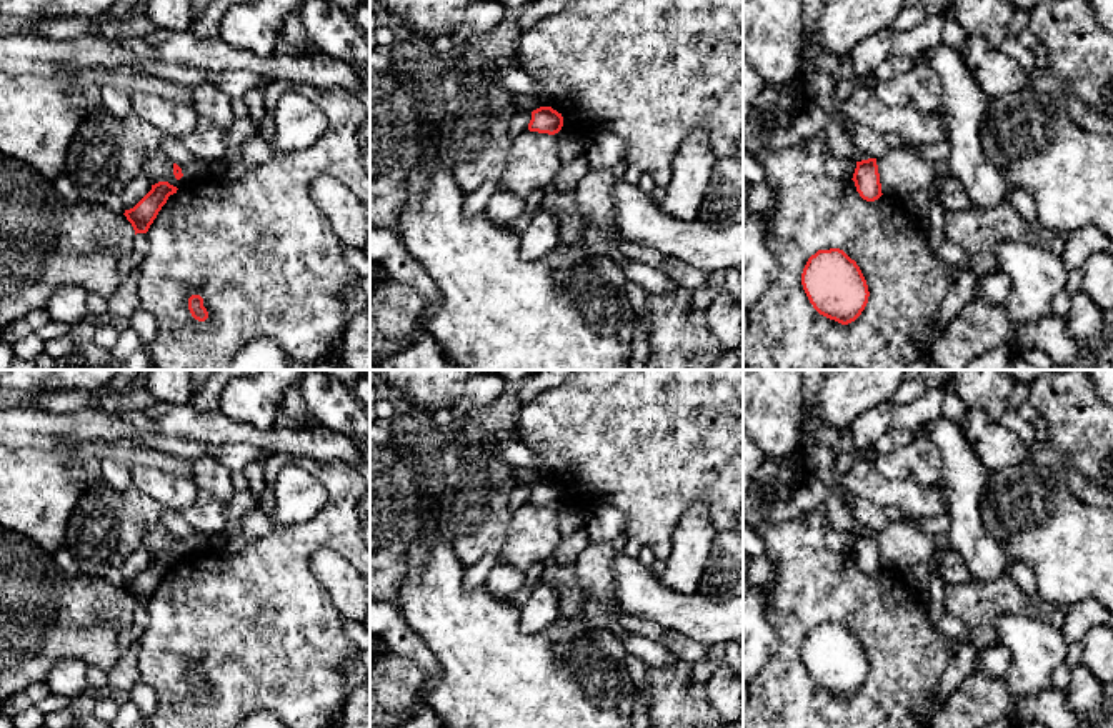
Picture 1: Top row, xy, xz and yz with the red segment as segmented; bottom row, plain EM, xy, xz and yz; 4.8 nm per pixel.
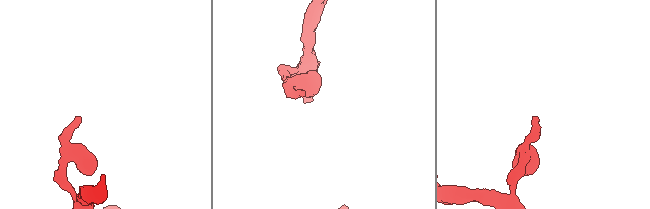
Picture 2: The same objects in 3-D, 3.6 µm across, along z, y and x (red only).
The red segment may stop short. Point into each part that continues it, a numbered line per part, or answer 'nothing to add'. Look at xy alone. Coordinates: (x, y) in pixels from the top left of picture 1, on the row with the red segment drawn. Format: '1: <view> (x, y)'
nothing to add

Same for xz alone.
nothing to add

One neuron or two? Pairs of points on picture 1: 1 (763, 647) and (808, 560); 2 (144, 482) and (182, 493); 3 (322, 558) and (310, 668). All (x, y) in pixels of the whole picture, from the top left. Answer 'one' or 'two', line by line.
1: two
2: one
3: two

